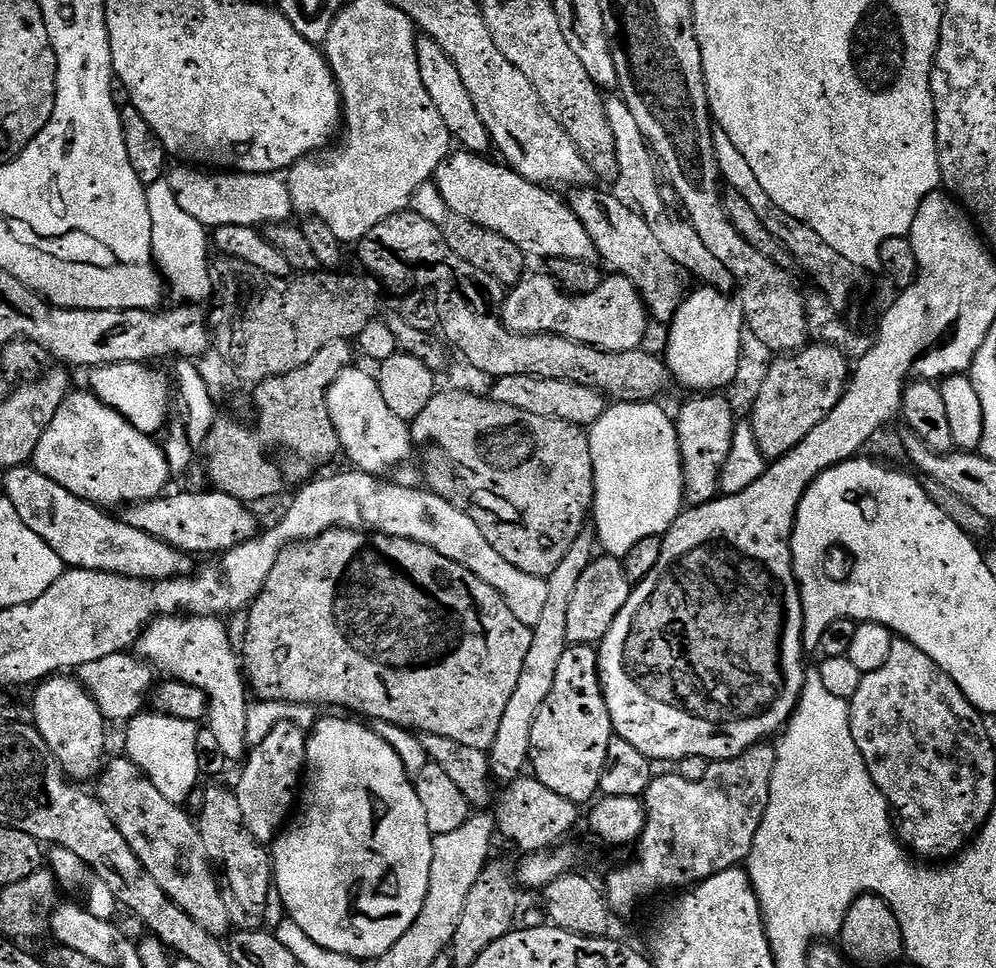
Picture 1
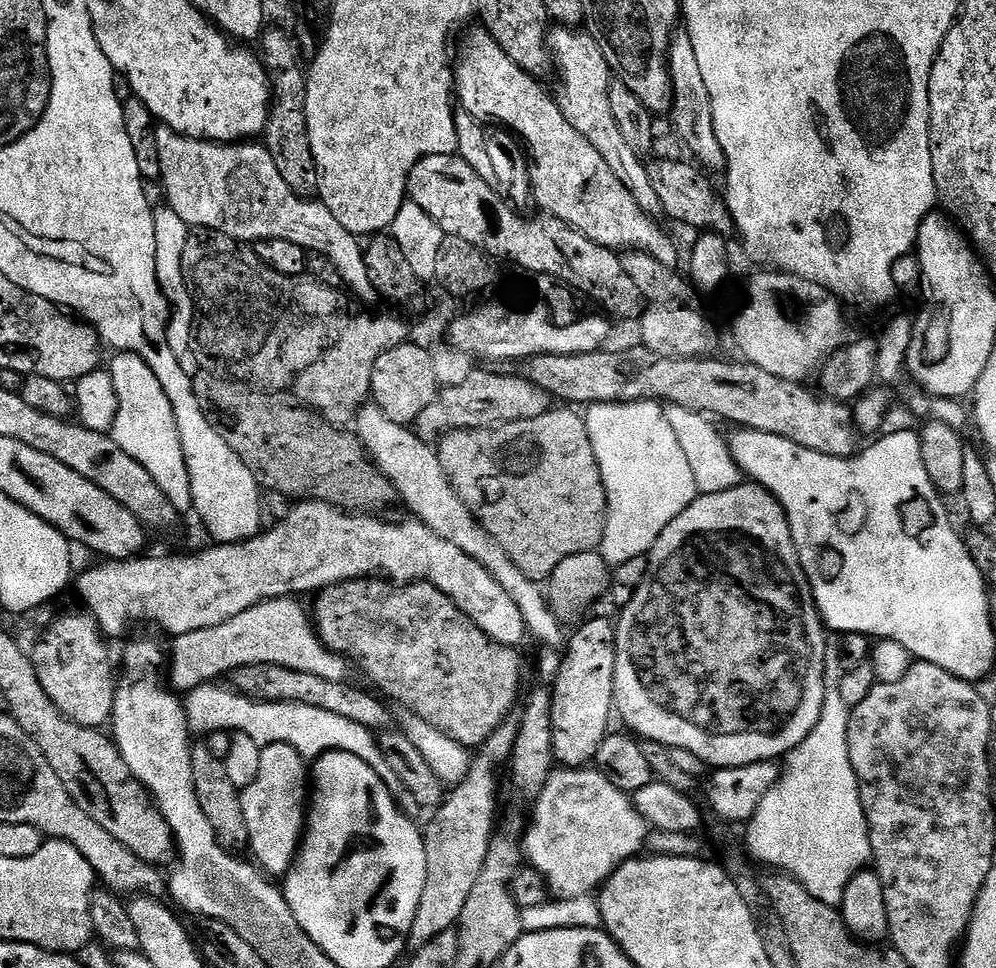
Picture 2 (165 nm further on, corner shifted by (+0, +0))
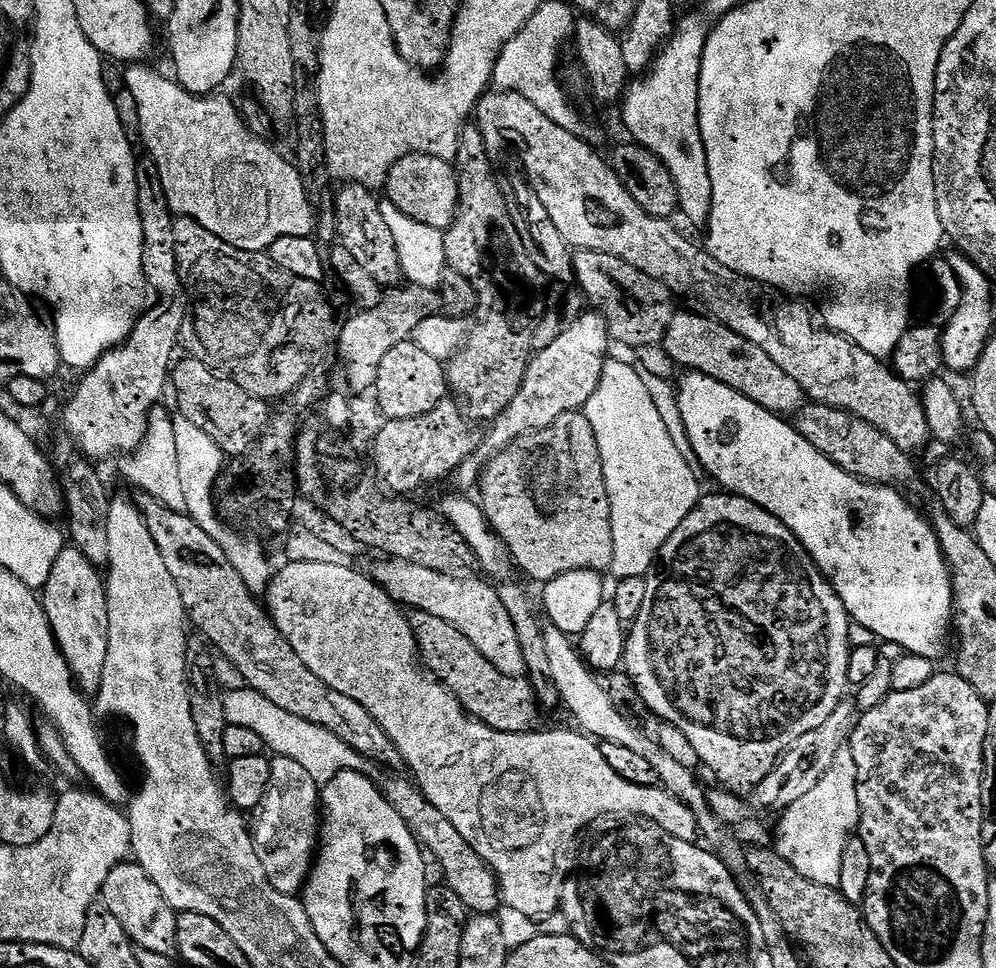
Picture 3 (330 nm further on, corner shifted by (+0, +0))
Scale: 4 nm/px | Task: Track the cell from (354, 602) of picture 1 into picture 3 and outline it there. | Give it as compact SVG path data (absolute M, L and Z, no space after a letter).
M413 611L410 621L425 669L452 691L468 715L494 730L510 734L529 733L537 727L536 719L542 715L542 709L536 702L531 683L524 676L502 674L466 634L450 626L450 622L434 618L434 614Z

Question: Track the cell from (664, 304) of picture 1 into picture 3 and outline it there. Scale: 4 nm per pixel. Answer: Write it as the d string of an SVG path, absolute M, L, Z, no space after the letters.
M699 314L677 315L674 326L668 329L664 335L662 351L677 364L688 372L701 372L758 402L768 412L785 418L791 417L800 411L806 403L806 397L802 386L778 366L778 362L770 359L770 354L758 350L754 342L746 342L734 330L722 326L718 322L708 319Z

